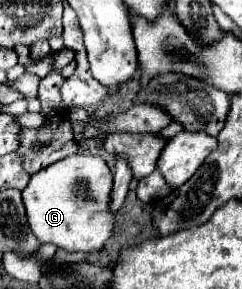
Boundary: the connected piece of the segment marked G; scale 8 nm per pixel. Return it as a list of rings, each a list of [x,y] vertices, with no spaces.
[[[70,155],[34,173],[22,191],[26,217],[40,243],[52,243],[70,253],[100,251],[114,235],[116,215],[110,209],[112,173],[100,155]]]

